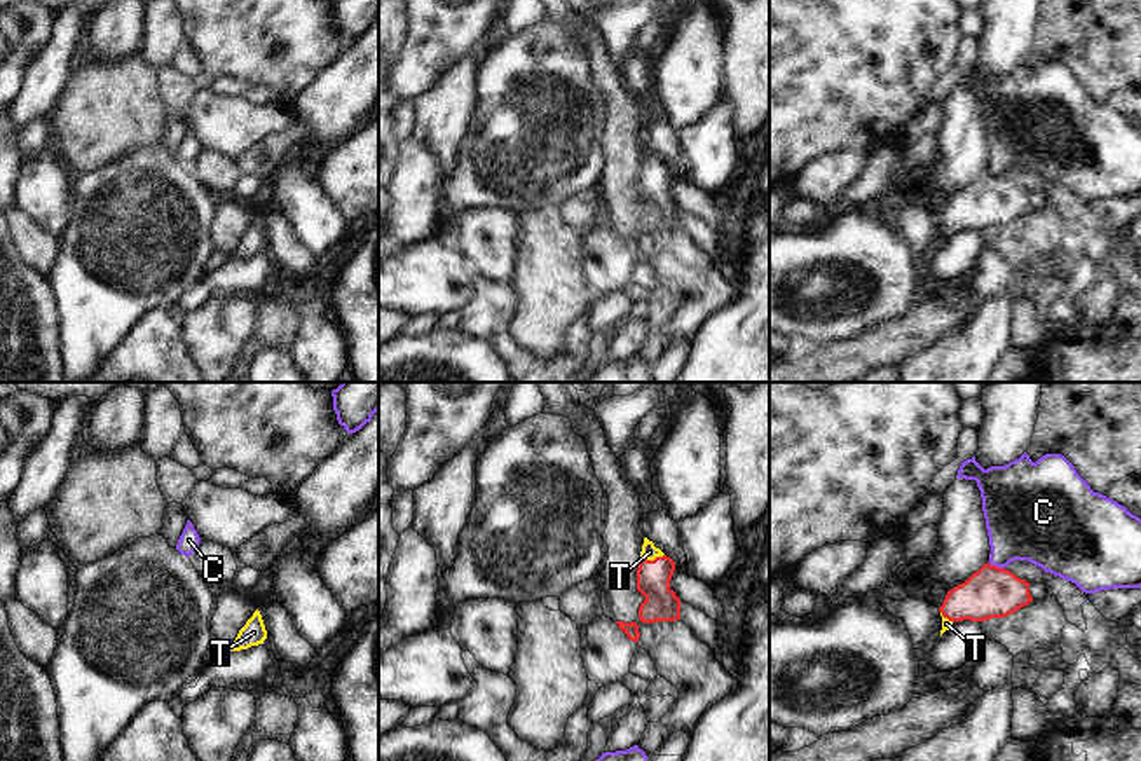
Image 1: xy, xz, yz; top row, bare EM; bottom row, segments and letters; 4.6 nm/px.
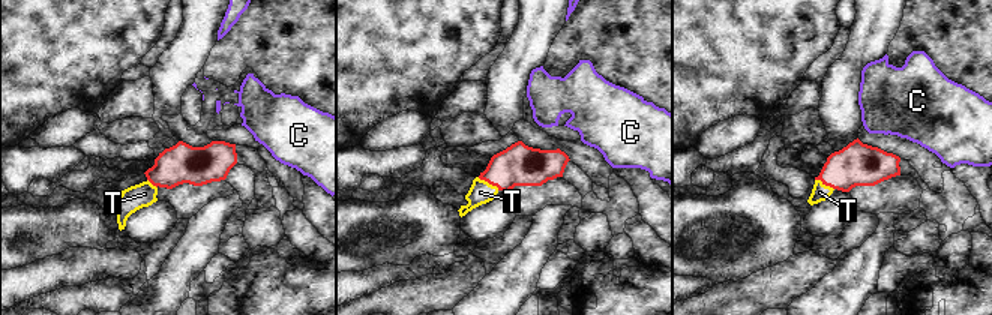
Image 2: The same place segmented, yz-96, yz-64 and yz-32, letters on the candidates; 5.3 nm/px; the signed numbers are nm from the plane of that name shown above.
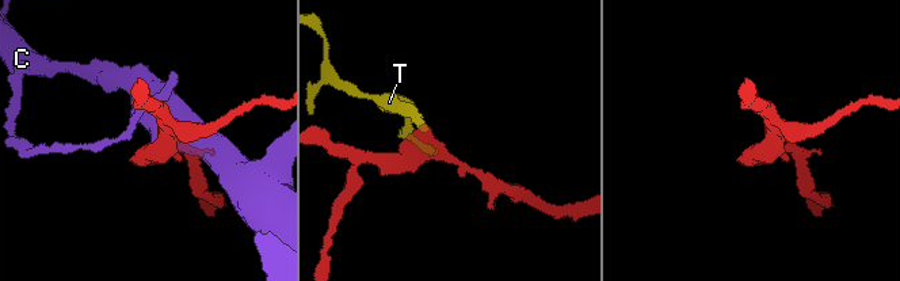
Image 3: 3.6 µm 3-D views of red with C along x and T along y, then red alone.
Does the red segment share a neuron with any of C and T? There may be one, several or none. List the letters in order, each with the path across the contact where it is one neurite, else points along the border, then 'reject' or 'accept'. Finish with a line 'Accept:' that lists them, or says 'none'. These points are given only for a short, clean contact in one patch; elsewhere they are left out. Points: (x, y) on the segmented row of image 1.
C: border yz (988, 562), (1004, 569); reject
T: way xz (653, 576), (651, 561), (649, 552); accept
Accept: T

